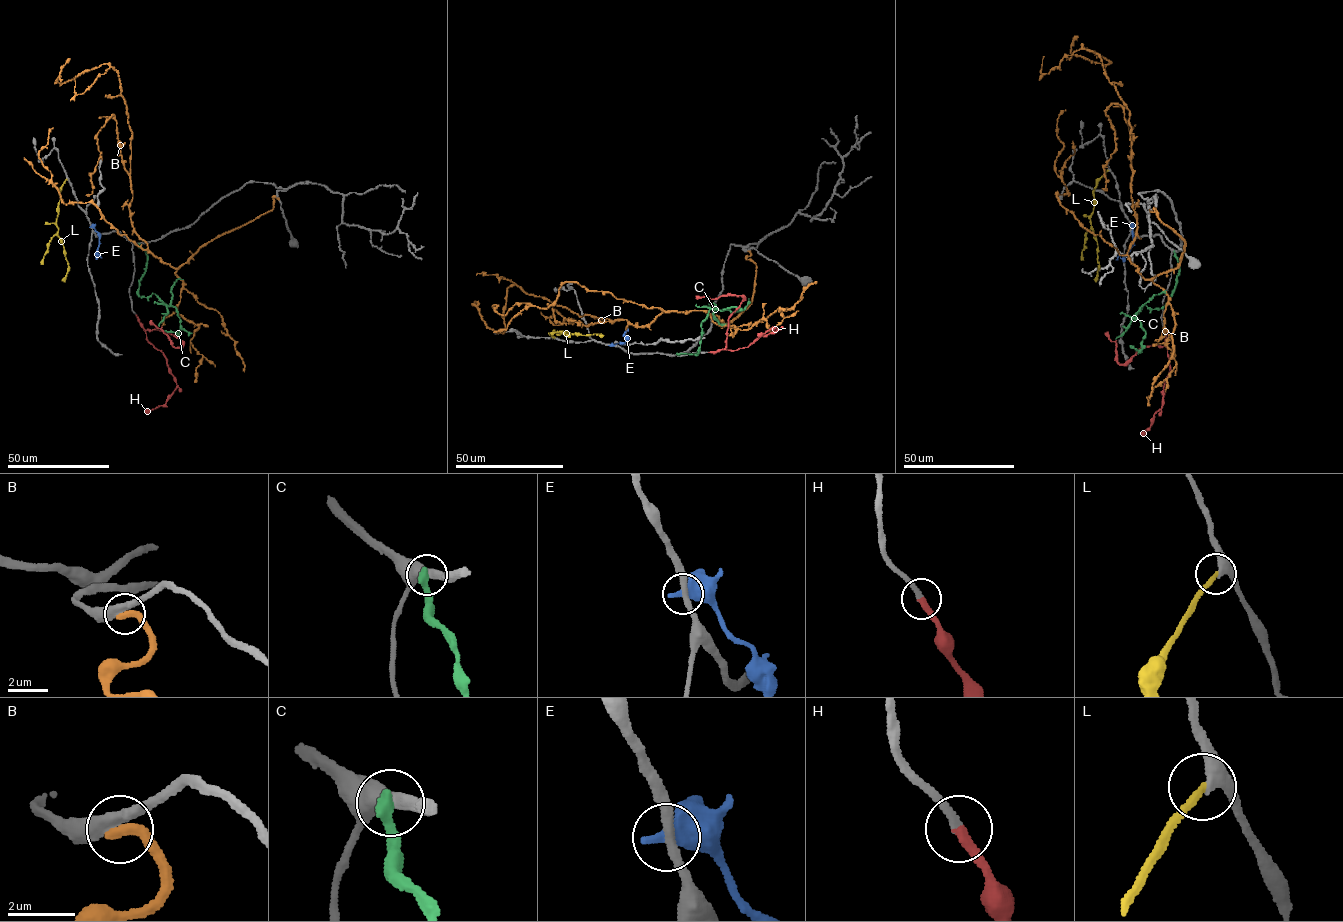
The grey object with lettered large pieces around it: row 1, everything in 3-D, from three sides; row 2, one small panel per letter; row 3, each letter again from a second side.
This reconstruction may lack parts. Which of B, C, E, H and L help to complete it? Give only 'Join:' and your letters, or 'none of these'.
Join: H, L

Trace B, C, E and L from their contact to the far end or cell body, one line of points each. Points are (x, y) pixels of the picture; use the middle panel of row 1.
B: (748, 250), (752, 298), (727, 325), (701, 311), (644, 326), (579, 316), (515, 284), (502, 332), (477, 303)
C: (676, 354), (697, 355), (700, 323), (711, 308), (734, 312), (741, 310), (734, 306), (723, 309)
E: (610, 345), (626, 343), (624, 333), (628, 329)
L: (554, 338), (551, 333), (554, 331), (601, 336)

